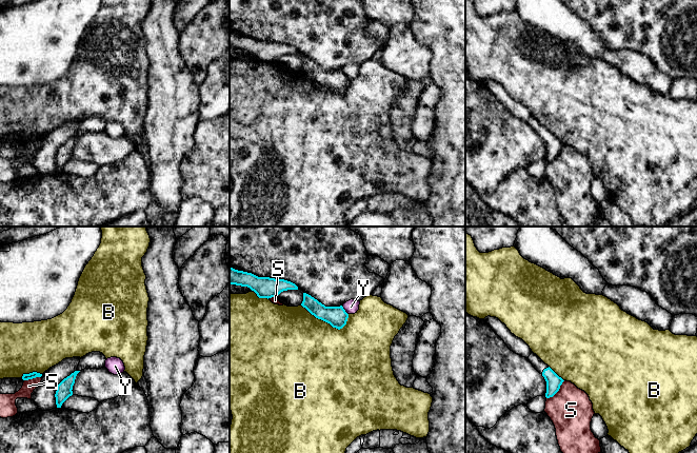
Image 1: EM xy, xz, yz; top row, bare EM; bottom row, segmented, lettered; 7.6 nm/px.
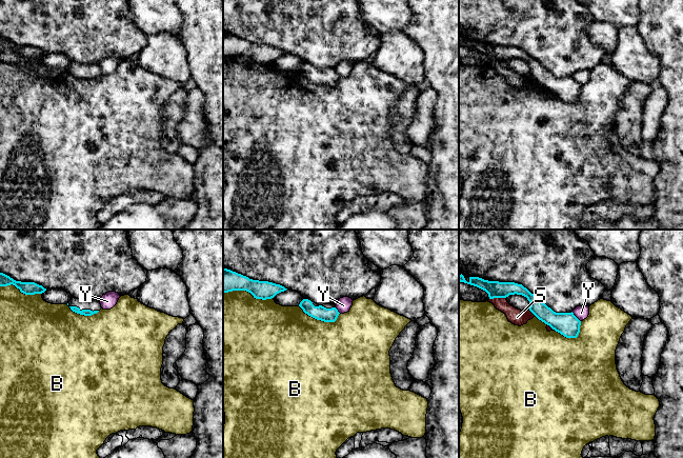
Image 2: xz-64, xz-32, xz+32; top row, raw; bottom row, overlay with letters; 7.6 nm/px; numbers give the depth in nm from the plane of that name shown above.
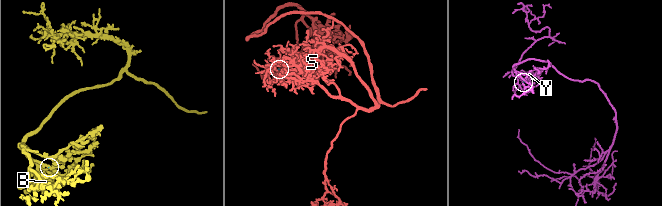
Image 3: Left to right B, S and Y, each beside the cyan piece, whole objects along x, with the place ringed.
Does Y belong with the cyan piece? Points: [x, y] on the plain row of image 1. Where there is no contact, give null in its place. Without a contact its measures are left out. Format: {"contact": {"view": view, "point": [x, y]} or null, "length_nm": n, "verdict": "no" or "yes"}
{"contact": {"view": "xz", "point": [344, 74]}, "length_nm": 90, "verdict": "no"}

